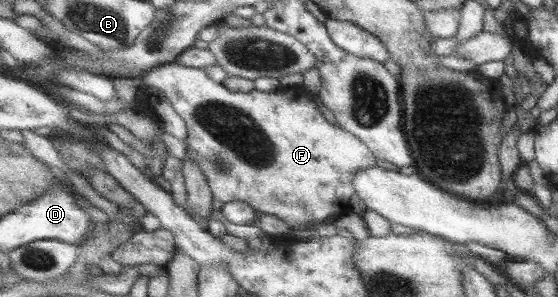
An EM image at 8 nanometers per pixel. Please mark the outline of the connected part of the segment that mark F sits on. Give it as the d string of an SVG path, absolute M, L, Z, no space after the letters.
M177 62L159 65L159 67L151 69L151 71L145 72L142 75L148 81L149 87L159 88L167 96L171 104L173 104L175 111L187 121L187 143L189 144L191 156L193 156L193 160L197 160L201 172L204 172L205 176L207 176L214 198L221 203L235 202L235 200L247 202L247 204L250 204L258 212L276 216L291 228L299 228L299 226L305 226L305 224L326 222L327 218L348 213L348 202L351 202L351 196L353 194L357 194L354 182L355 173L361 169L367 169L377 164L377 156L373 154L370 146L367 146L367 143L364 143L362 139L355 136L351 131L345 130L339 124L331 124L316 108L314 102L311 100L311 96L307 95L307 92L303 92L303 90L286 88L284 86L281 90L273 93L262 92L261 90L253 90L247 93L232 92L227 86L223 85L223 82L219 83L211 80L204 69L181 66Z

